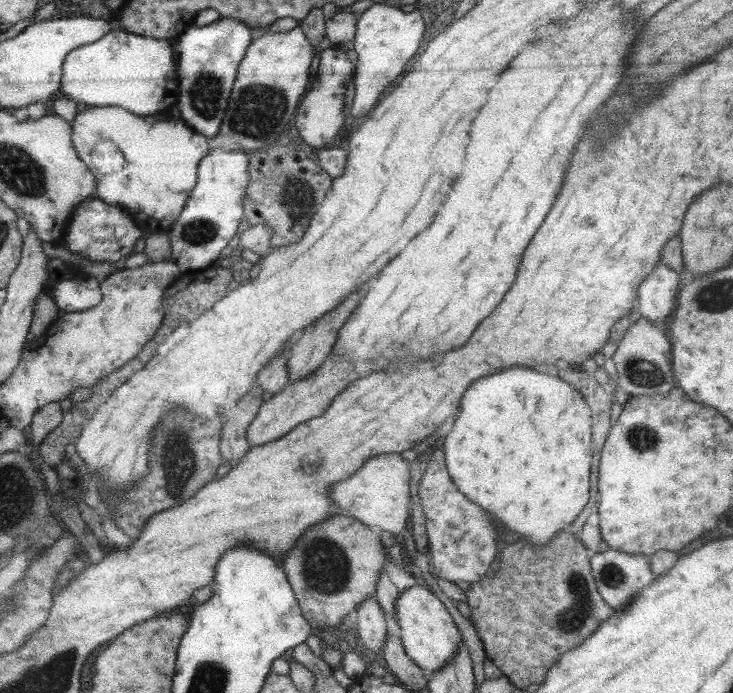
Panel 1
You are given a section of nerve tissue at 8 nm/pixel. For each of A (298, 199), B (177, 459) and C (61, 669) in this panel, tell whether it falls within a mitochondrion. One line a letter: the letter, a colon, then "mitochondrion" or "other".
A: mitochondrion
B: mitochondrion
C: mitochondrion

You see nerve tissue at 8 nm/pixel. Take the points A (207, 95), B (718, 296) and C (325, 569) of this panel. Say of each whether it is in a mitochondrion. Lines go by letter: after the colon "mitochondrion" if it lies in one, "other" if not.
A: mitochondrion
B: mitochondrion
C: mitochondrion

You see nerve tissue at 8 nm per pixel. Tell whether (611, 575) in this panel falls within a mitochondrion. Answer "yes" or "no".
yes

